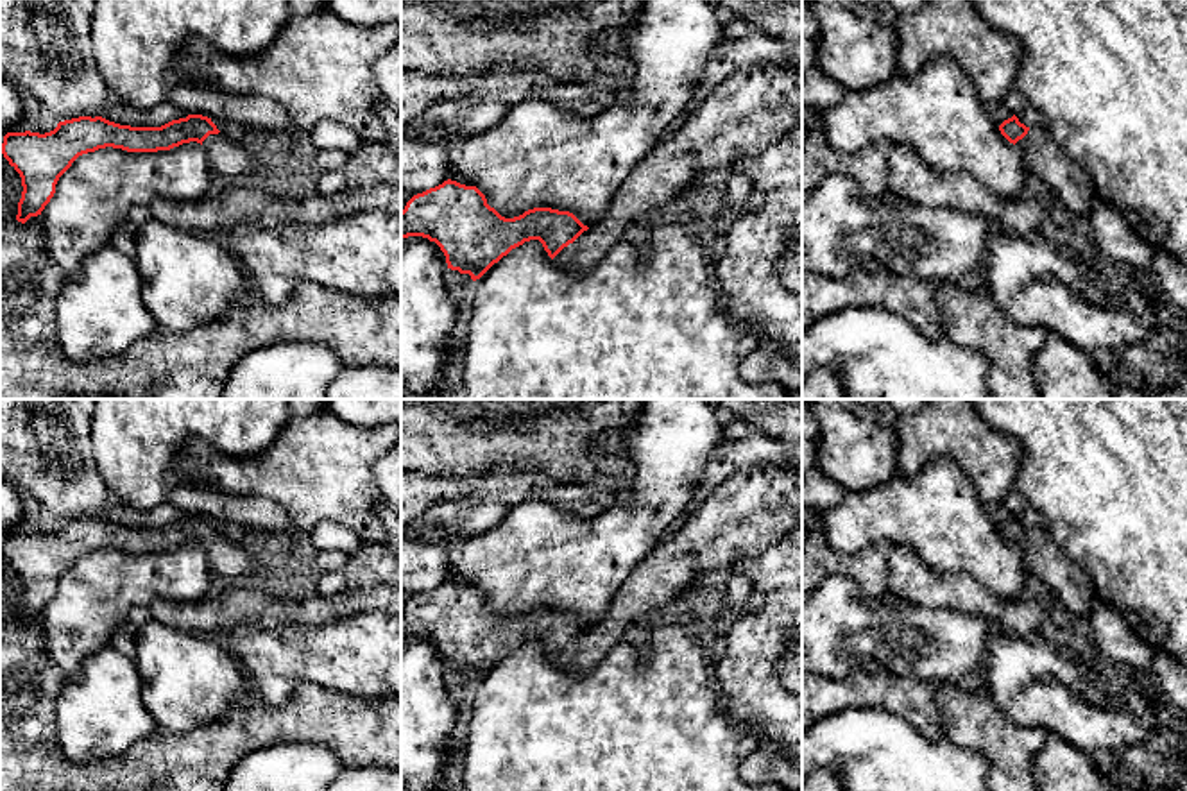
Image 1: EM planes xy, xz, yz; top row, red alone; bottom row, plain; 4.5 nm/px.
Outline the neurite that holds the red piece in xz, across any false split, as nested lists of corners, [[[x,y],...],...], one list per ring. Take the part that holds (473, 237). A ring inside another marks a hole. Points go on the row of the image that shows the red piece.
[[[763,63],[734,72],[698,104],[684,125],[661,141],[623,181],[609,209],[591,227],[573,213],[551,208],[534,208],[519,217],[505,218],[487,204],[476,186],[457,181],[414,195],[401,211],[401,240],[423,236],[435,242],[446,256],[448,268],[480,279],[494,263],[512,249],[539,240],[548,256],[568,272],[587,272],[605,254],[623,242],[623,234],[637,217],[655,206],[673,200],[696,181],[720,179],[741,157],[764,150],[802,125],[802,63]]]

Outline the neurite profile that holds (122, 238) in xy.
[[[120,225],[113,234],[111,242],[122,254],[134,259],[136,256],[136,240],[132,229]]]

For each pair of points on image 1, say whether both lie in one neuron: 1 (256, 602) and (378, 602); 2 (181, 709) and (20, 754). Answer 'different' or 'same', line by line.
1: same
2: different

